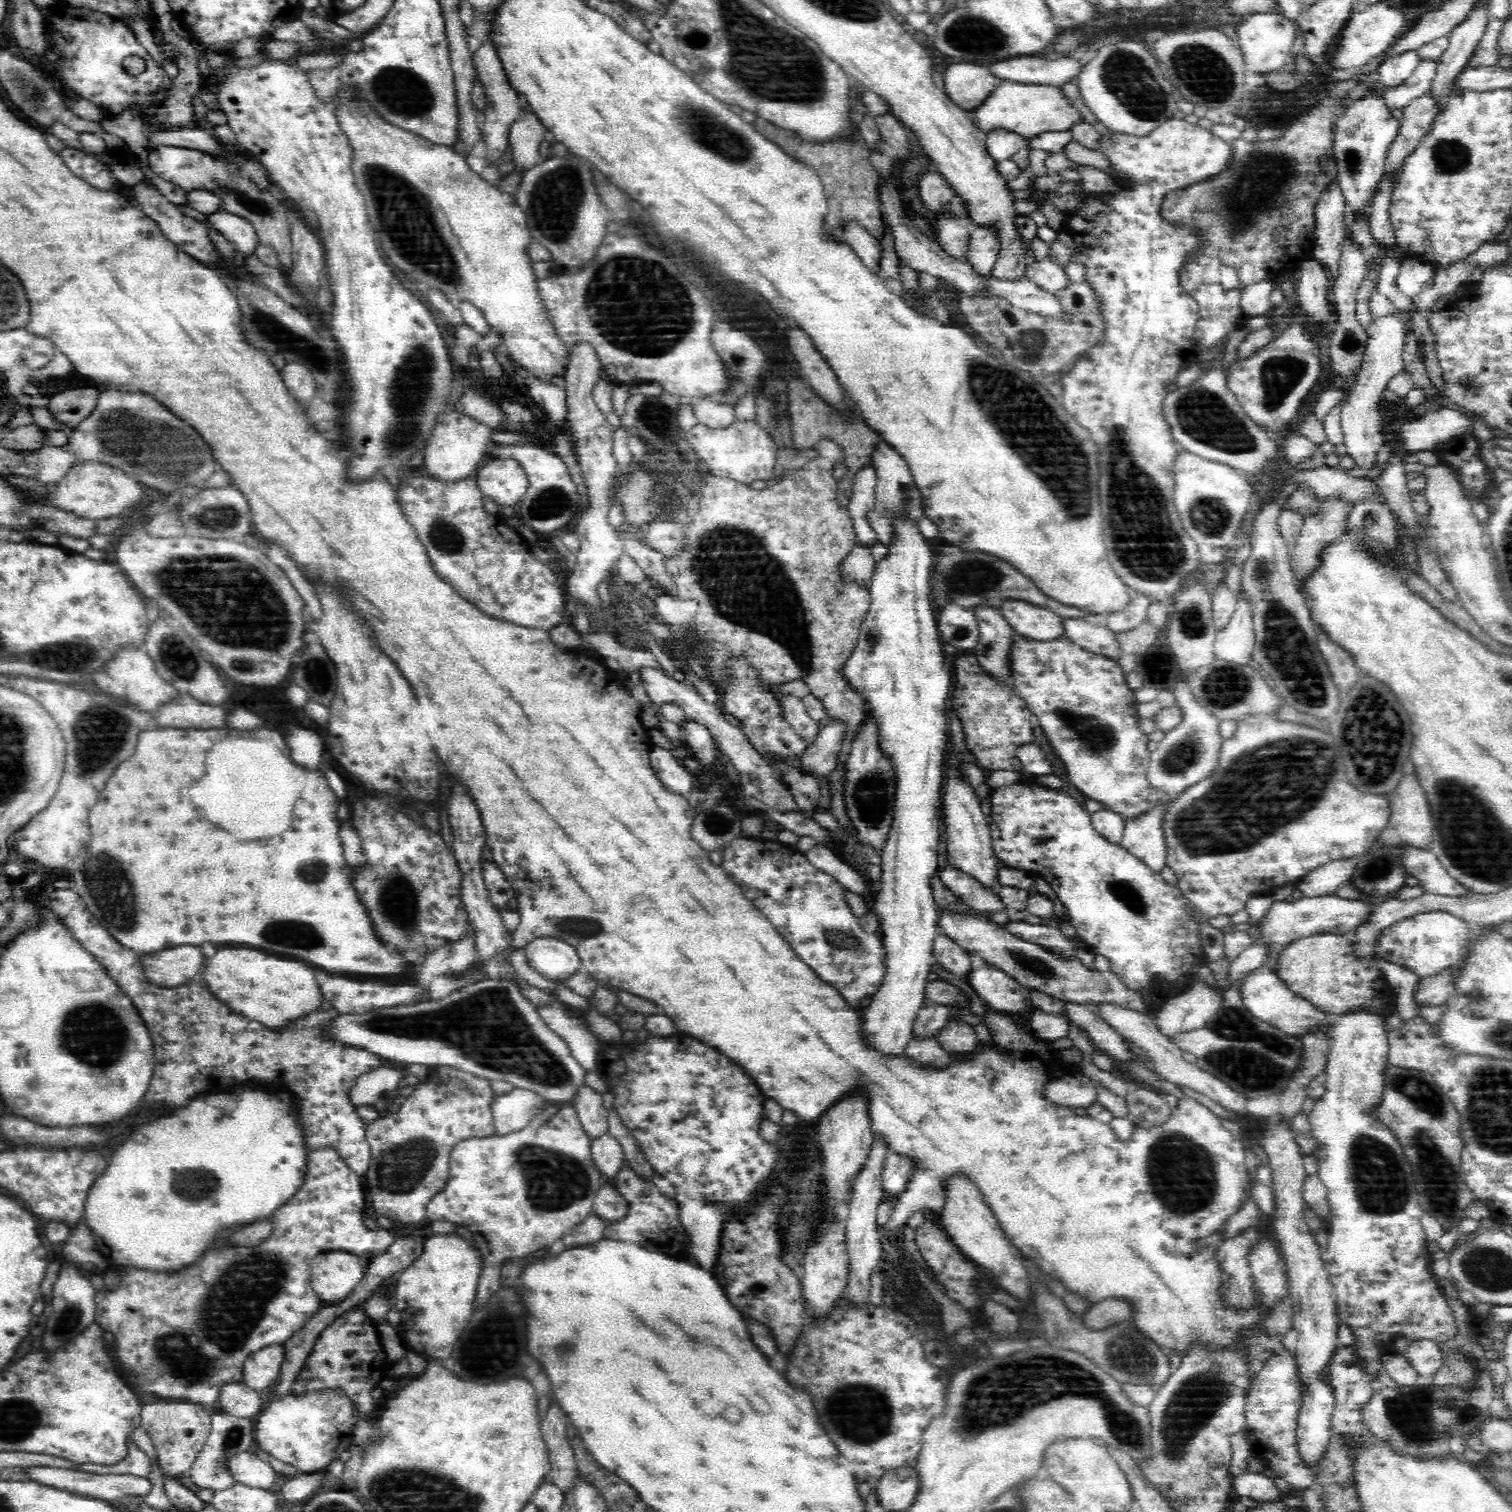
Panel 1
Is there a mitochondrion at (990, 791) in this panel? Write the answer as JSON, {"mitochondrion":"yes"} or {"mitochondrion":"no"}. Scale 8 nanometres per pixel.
{"mitochondrion":"no"}

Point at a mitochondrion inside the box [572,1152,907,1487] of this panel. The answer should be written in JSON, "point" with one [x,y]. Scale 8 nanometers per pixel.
{"point":[860,1413]}

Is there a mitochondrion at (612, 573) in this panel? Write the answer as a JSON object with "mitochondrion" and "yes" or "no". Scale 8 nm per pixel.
{"mitochondrion":"no"}

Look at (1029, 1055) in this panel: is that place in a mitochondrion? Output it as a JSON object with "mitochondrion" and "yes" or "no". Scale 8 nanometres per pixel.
{"mitochondrion":"no"}

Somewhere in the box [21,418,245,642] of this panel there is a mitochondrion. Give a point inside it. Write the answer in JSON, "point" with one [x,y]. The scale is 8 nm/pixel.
{"point":[223,517]}

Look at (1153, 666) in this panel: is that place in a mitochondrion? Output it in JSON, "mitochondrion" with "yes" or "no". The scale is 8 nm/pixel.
{"mitochondrion":"no"}

